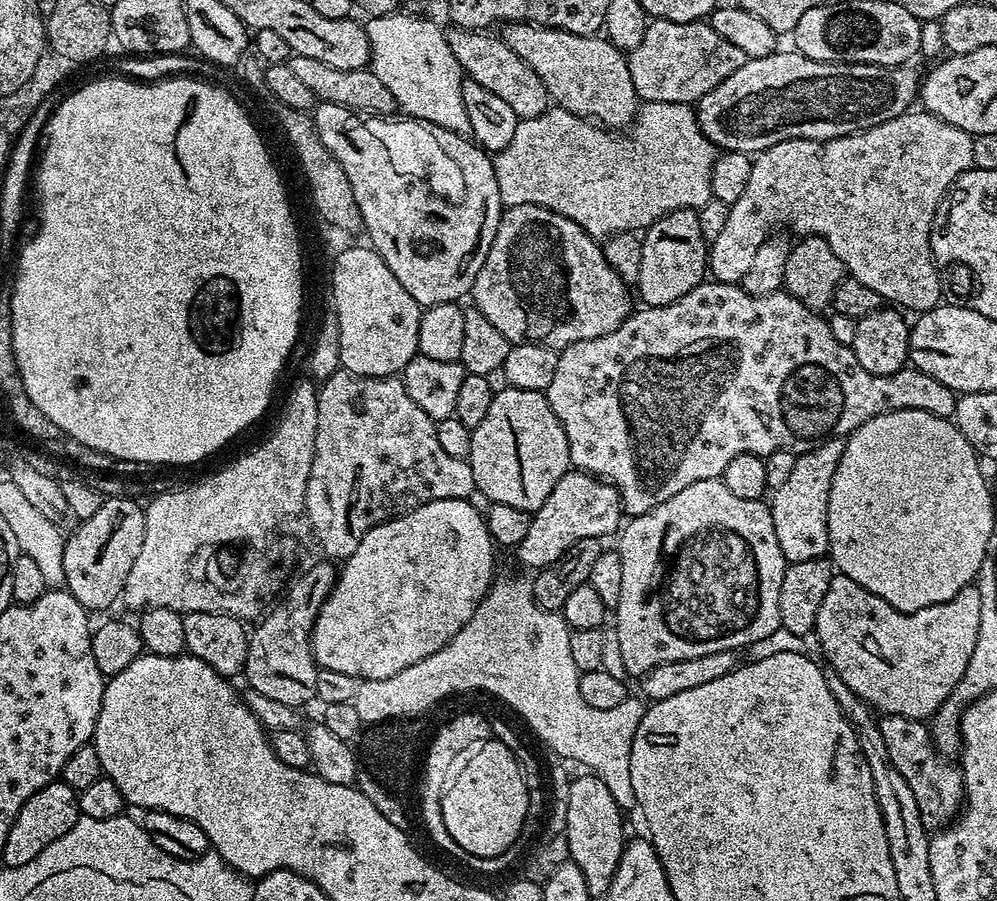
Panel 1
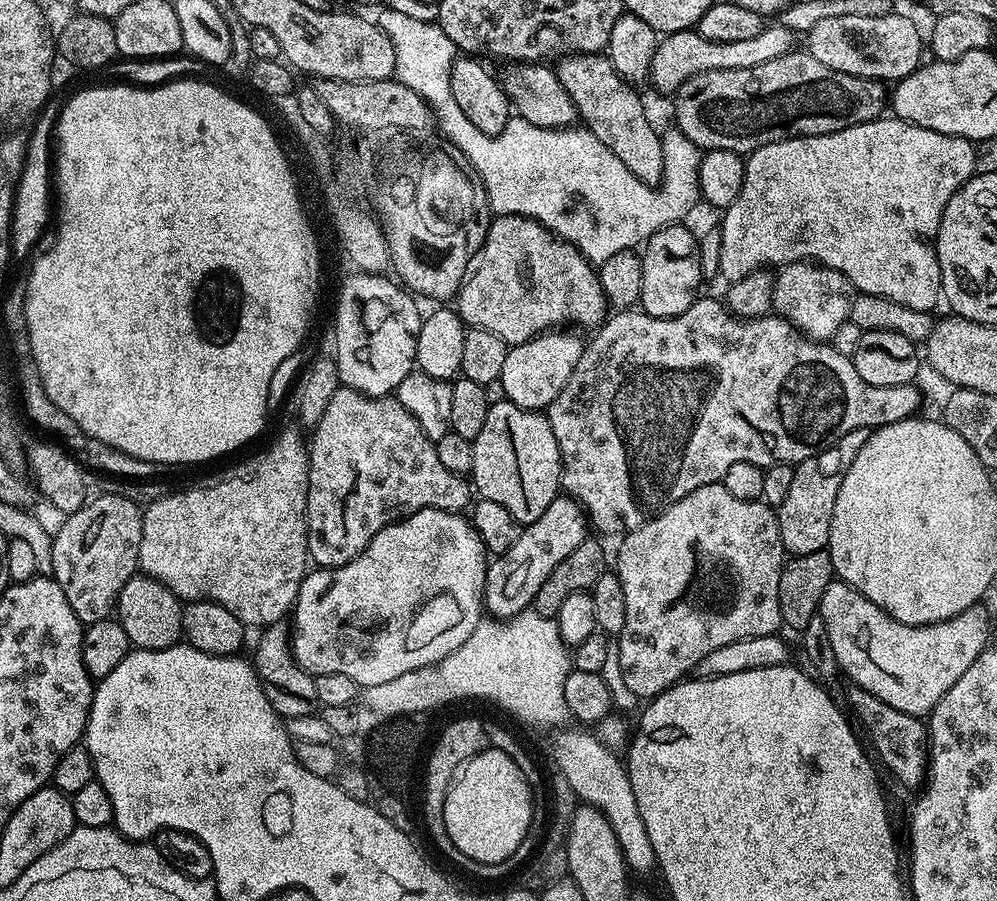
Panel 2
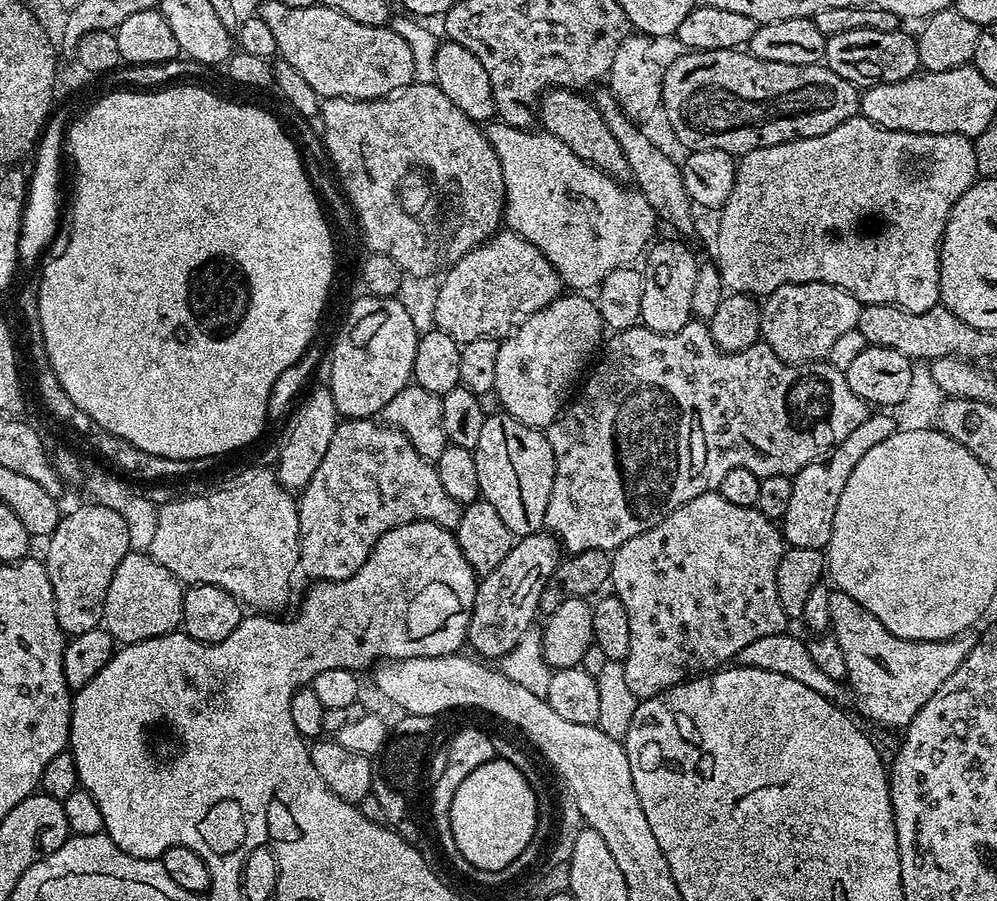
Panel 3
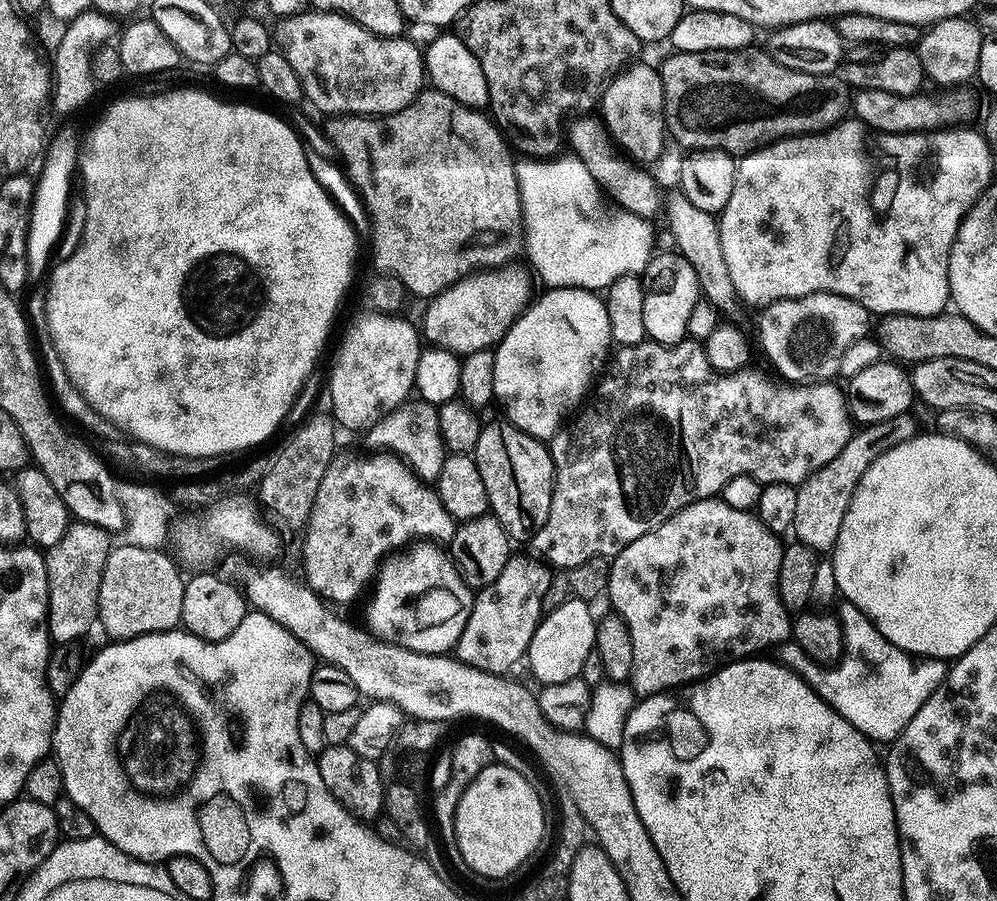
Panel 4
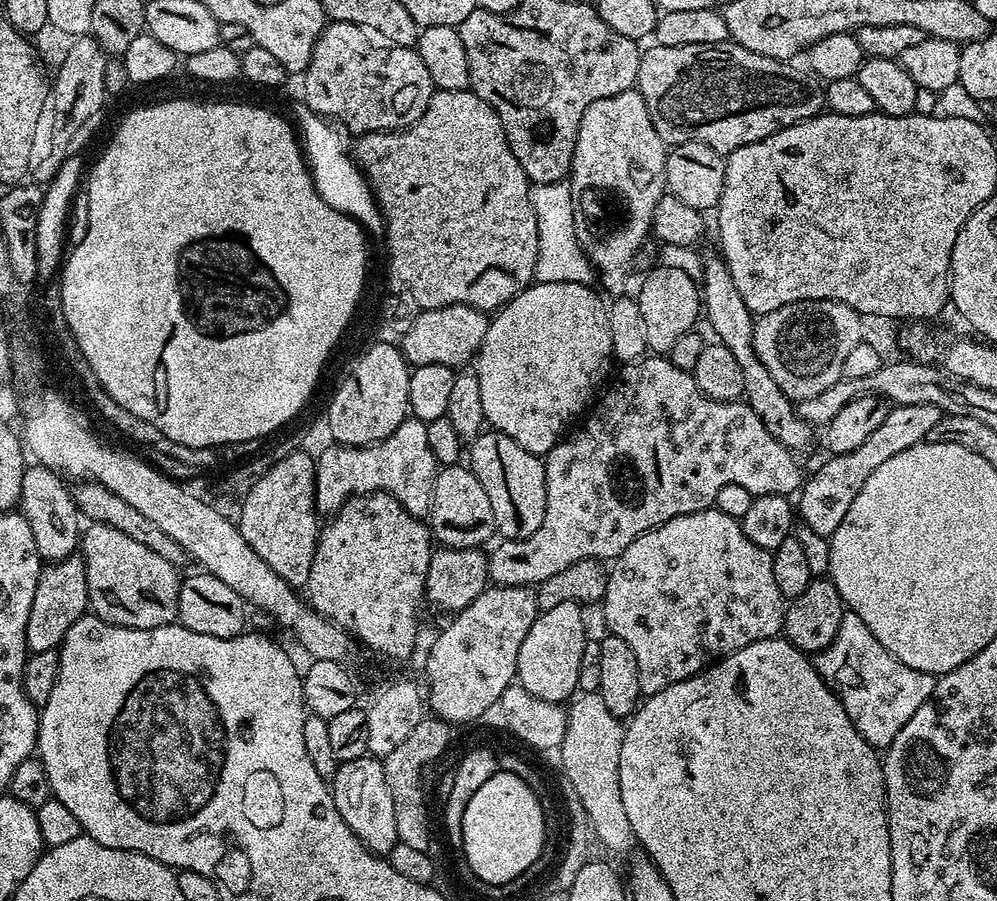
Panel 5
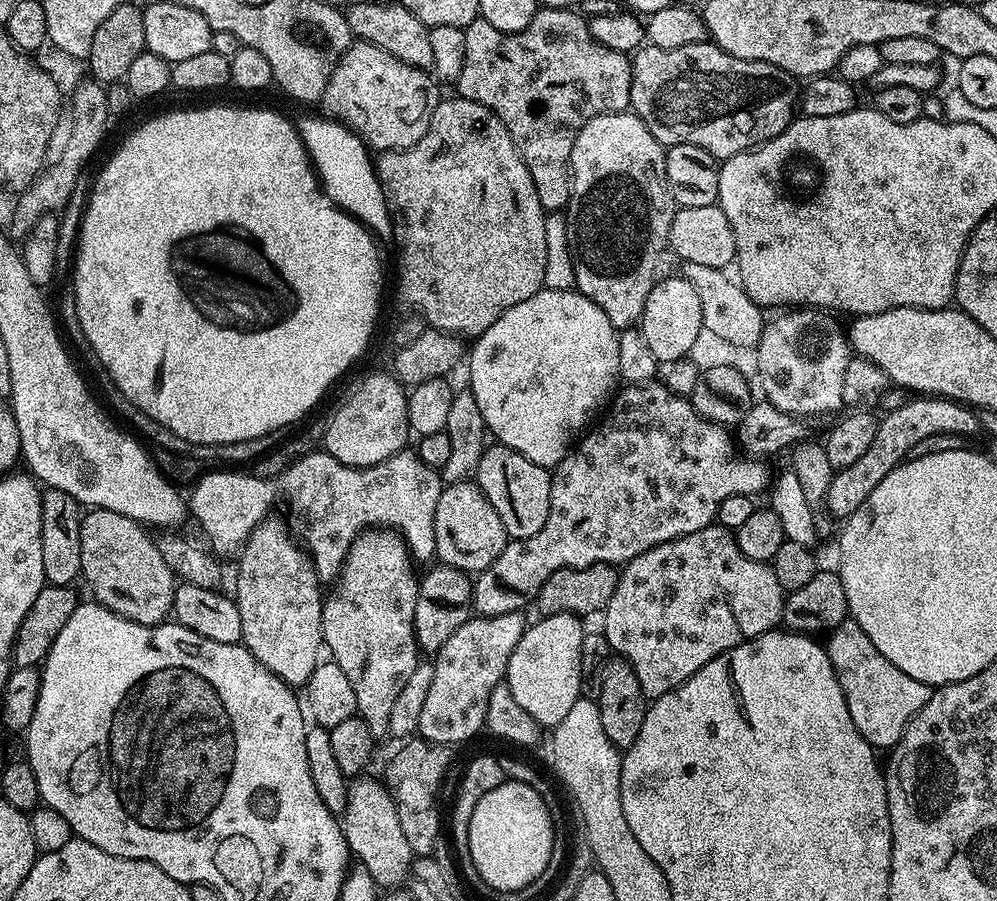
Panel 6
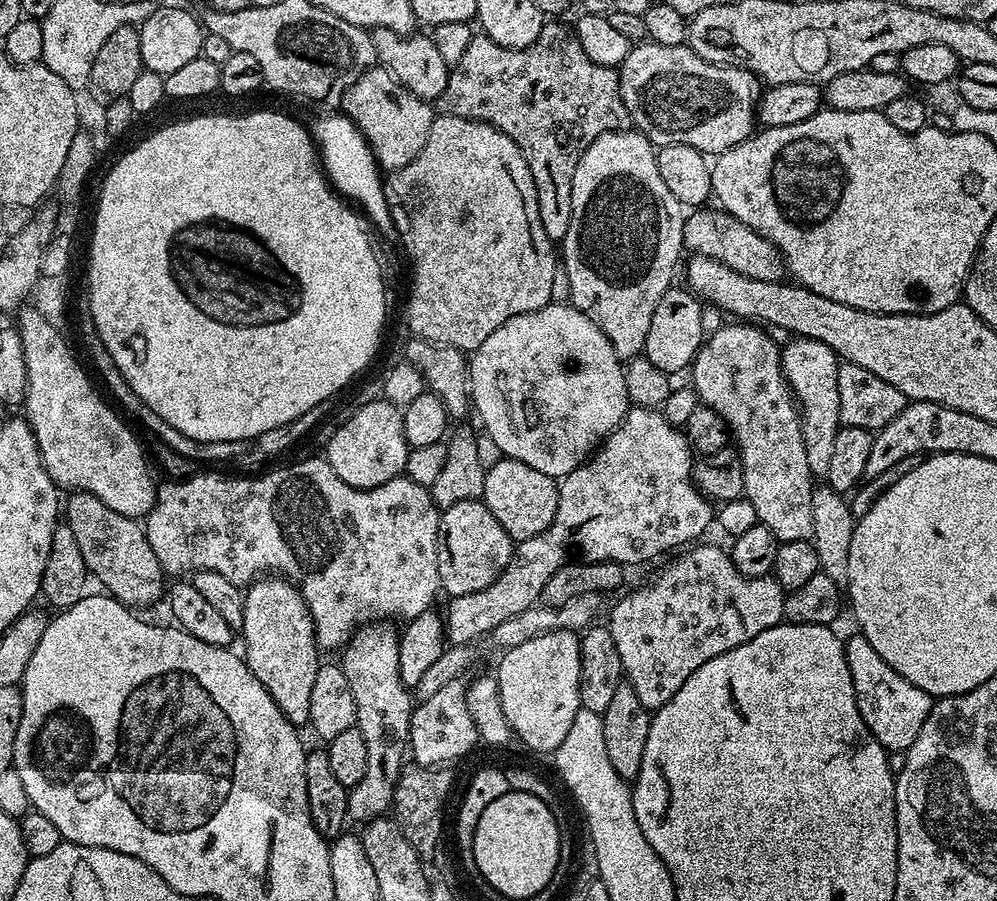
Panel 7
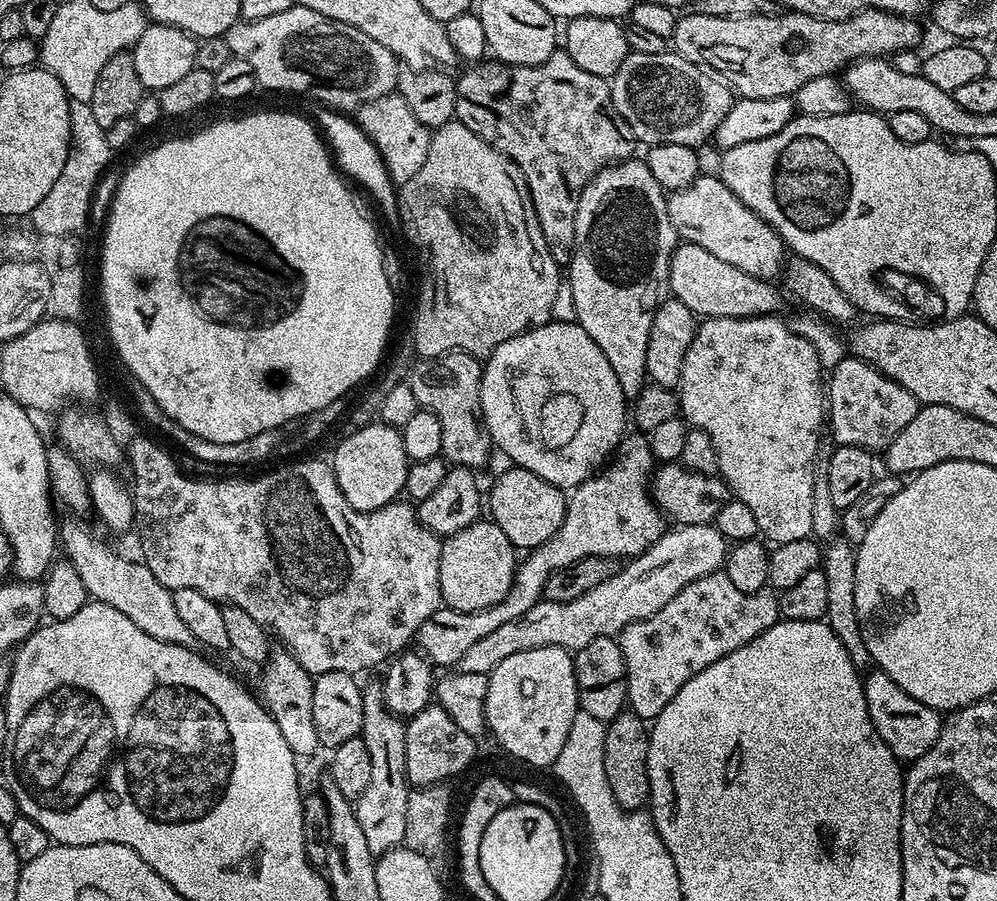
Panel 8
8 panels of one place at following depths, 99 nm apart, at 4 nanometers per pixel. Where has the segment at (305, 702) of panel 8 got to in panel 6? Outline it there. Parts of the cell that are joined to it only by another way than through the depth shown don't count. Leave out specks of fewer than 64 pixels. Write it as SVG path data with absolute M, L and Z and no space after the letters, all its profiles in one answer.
M265 520L256 524L244 547L241 548L236 574L236 592L234 599L241 615L241 643L254 654L280 680L291 687L307 685L310 674L320 663L319 654L323 649L321 630L322 610L324 609L324 590L322 581L316 572L311 556L302 549L291 536L289 527L283 522Z

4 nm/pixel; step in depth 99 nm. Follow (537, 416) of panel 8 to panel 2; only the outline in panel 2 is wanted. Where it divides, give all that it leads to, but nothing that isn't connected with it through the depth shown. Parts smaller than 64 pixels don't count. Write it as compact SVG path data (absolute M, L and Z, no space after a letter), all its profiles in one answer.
M549 330L521 344L513 344L506 354L498 381L503 399L523 408L547 409L566 386L578 358L584 352L585 341L579 340L572 330Z

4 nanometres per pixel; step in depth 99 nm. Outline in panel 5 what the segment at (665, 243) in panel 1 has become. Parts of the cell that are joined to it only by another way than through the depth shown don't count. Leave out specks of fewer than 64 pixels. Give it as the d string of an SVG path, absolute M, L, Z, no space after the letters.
M656 268L640 284L638 293L642 319L646 321L646 342L649 349L656 354L668 354L678 338L682 338L687 332L697 327L696 319L702 316L702 292L692 281L692 276L684 268Z

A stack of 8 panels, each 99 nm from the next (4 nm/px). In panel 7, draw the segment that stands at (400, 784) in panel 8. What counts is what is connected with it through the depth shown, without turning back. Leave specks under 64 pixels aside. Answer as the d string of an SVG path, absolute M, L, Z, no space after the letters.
M369 622L356 629L352 633L351 640L344 645L342 649L342 667L346 674L346 682L350 682L350 694L354 694L354 706L356 707L356 728L362 734L362 739L366 742L366 775L362 778L362 782L358 782L356 788L351 789L348 793L348 814L353 821L360 820L359 822L367 822L369 820L375 820L376 817L385 815L393 807L393 800L395 798L395 788L398 786L400 773L403 771L406 765L406 757L410 752L410 745L408 743L408 731L410 730L410 722L412 721L412 709L414 707L413 693L402 682L402 674L398 670L398 648L400 646L400 637L397 629L392 629L393 625L388 622Z

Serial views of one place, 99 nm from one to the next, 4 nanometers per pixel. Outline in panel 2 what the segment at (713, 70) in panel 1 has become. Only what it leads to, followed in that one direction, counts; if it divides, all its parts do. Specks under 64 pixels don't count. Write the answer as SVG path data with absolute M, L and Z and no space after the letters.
M769 23L756 37L746 38L743 42L710 42L695 30L669 32L656 45L650 62L648 80L658 91L672 94L690 78L703 72L742 70L750 66L762 66L762 62L770 62L774 58L782 58L797 47L798 36L783 24L772 23Z

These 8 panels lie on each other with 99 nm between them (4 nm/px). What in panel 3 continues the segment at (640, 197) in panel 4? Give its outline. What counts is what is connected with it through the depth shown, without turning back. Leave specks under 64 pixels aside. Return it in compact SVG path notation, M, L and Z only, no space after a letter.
M570 88L548 89L538 101L538 124L543 131L566 142L566 146L570 146L570 150L574 150L574 154L578 154L578 158L582 158L587 164L601 168L607 176L617 181L629 179L630 169L626 154L622 154L618 140L614 138L614 134L610 134L610 128L606 126L602 114L589 97L587 100L584 94Z

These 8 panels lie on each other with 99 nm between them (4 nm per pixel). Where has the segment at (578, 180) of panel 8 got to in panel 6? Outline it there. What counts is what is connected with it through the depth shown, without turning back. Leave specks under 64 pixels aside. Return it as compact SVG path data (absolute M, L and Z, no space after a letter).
M540 8L530 26L521 32L494 30L483 18L471 20L464 28L466 58L462 74L454 82L455 95L486 106L506 126L521 158L534 178L540 204L546 210L560 210L572 195L570 165L576 136L590 118L607 112L627 112L630 108L632 62L629 53L610 50L590 34L588 20L570 8Z

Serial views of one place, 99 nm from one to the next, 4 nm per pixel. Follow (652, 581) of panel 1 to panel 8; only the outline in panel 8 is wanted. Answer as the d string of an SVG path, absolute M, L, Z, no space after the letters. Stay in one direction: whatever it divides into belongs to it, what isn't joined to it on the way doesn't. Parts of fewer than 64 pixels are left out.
M724 571L711 572L686 586L658 614L654 614L645 620L634 622L626 626L618 633L622 658L626 662L626 678L628 679L628 703L627 707L635 714L642 717L645 722L656 719L662 710L666 710L666 702L694 678L706 666L718 662L726 654L746 646L754 638L761 636L770 626L774 626L781 619L780 602L777 593L772 590L762 592L743 592L737 590L734 582L726 578Z

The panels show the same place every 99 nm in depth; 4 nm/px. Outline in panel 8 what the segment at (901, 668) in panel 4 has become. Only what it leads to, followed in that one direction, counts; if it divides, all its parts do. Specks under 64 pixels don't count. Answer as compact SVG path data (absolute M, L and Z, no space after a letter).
M872 670L863 677L864 693L866 694L866 710L870 710L872 725L878 730L882 742L890 746L896 759L901 762L911 762L922 758L930 746L938 740L940 725L942 723L941 713L935 712L930 706L918 702L918 698L910 698L894 678L879 670Z

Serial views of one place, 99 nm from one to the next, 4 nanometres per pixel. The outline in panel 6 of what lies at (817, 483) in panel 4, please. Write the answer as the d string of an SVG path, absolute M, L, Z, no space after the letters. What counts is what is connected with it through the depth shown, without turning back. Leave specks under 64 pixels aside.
M943 398L909 399L901 408L887 413L880 420L878 434L874 434L870 450L866 450L866 454L862 454L862 458L858 458L854 466L846 466L835 473L825 494L824 503L827 510L840 516L839 518L854 514L854 510L858 510L858 506L862 506L862 502L870 498L874 486L878 486L878 482L882 482L882 478L886 478L890 470L894 470L912 456L914 446L918 446L918 442L923 442L934 434L971 438L976 431L979 433L981 428L981 417L967 404L957 404L955 400Z

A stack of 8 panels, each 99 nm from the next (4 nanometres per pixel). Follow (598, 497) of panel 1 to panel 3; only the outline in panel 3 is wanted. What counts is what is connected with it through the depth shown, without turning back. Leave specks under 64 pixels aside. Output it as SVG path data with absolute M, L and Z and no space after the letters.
M541 530L532 536L519 537L513 543L510 554L506 554L506 558L502 558L490 574L482 577L476 586L466 641L467 647L472 647L471 651L477 657L501 658L514 650L523 635L533 627L532 619L540 612L542 586L546 586L561 559L562 548L555 535Z

